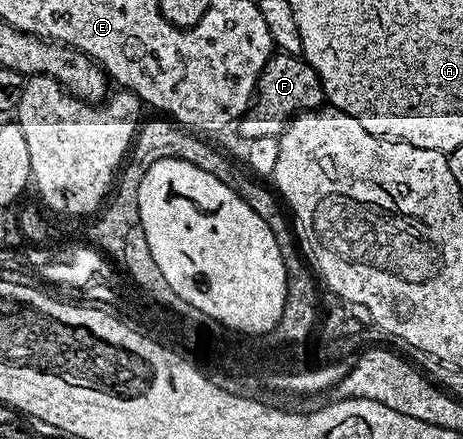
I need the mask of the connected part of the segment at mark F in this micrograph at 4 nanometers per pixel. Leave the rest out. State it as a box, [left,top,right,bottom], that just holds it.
[236,50,323,141]

